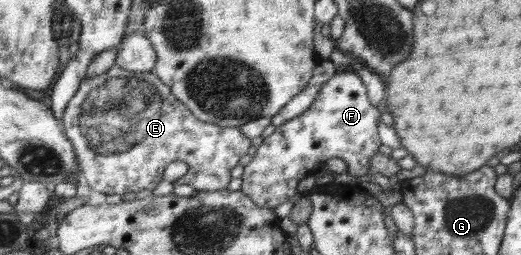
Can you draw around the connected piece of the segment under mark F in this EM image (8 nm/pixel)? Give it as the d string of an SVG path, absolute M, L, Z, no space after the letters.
M353 67L342 72L337 71L324 84L309 109L276 127L275 131L265 137L262 144L255 148L251 161L243 167L241 190L259 206L274 209L279 204L287 202L289 198L293 198L297 194L299 180L303 180L311 170L315 170L319 164L323 164L329 158L341 158L347 164L347 174L364 179L370 169L369 161L381 146L377 136L379 119L379 110L369 104L366 86L361 77L354 72Z

